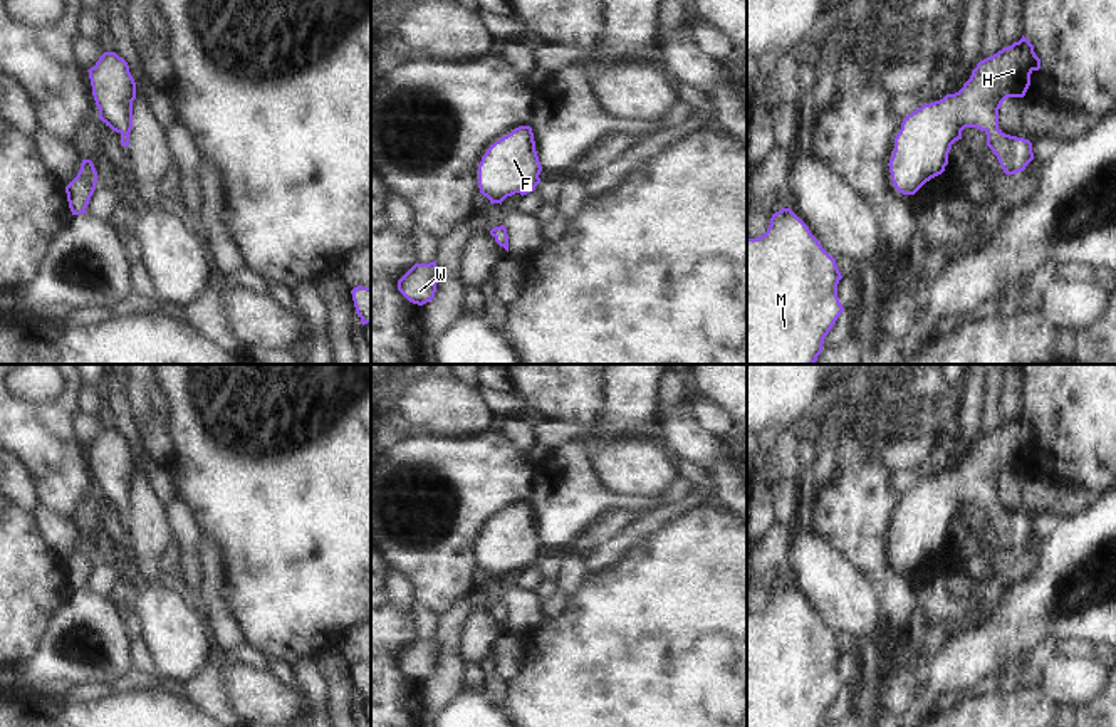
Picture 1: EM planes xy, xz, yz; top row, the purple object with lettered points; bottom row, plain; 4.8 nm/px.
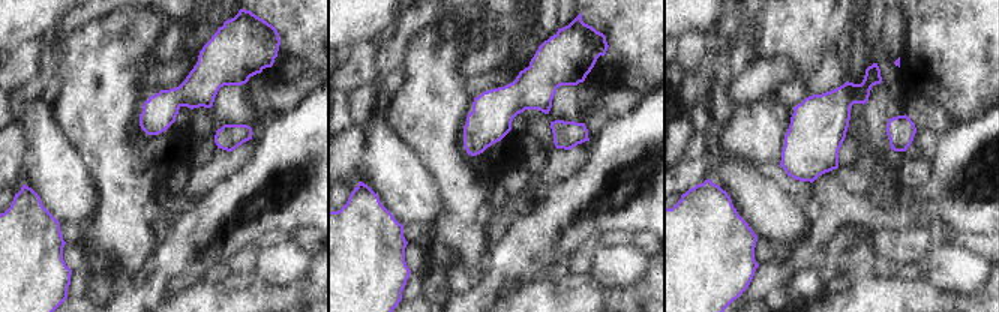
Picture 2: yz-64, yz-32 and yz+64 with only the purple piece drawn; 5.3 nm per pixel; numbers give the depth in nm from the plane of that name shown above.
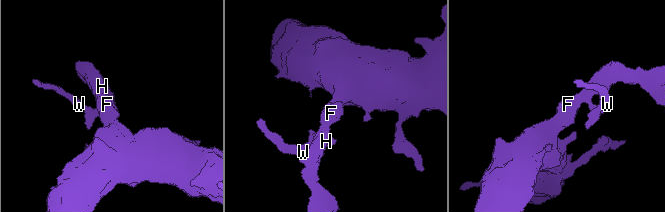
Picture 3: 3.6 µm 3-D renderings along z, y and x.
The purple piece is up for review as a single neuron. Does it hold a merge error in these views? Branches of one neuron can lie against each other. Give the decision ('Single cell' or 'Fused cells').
Single cell

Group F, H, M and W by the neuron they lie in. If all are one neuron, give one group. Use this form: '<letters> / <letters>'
F H M W

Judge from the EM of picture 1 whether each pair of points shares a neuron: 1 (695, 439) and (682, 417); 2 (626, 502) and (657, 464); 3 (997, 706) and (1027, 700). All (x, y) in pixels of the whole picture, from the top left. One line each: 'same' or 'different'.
1: same
2: different
3: same

